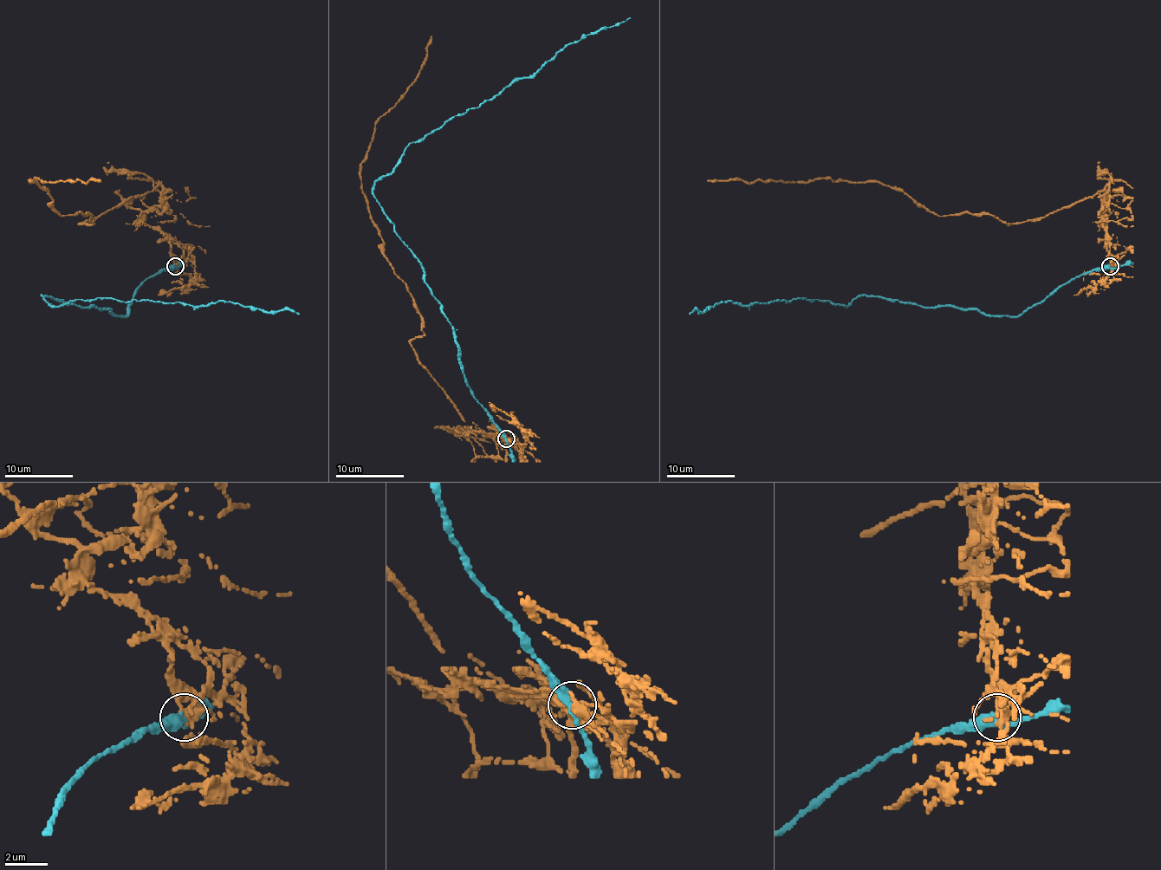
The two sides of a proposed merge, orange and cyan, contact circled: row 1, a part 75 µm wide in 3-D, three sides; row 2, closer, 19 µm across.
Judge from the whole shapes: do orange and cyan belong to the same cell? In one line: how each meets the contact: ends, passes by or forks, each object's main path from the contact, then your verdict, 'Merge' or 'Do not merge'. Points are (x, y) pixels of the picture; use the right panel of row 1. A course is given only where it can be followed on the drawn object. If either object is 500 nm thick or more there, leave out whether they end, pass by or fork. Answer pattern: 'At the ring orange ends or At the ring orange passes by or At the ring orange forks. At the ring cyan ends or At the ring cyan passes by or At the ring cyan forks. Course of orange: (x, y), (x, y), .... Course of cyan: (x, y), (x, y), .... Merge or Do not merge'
At the ring orange forks. At the ring cyan passes by. Course of orange: (1110, 266), (1106, 198), (1088, 196), (1015, 223), (987, 215), (939, 217), (891, 185), (872, 182), (708, 180). Course of cyan: (1110, 266), (1086, 271), (1018, 315), (867, 295), (848, 306), (813, 299), (749, 306), (731, 301), (689, 314). Do not merge

